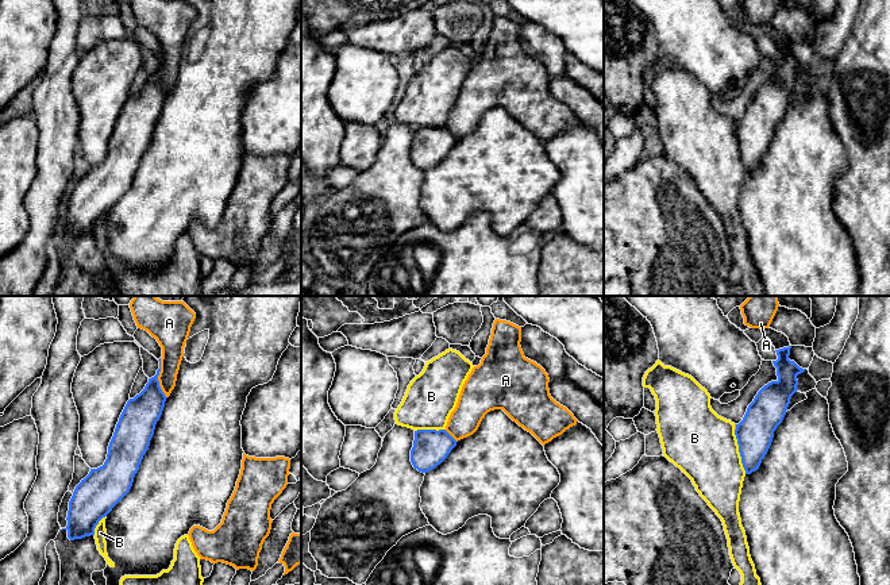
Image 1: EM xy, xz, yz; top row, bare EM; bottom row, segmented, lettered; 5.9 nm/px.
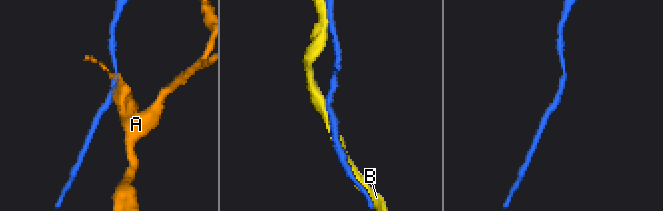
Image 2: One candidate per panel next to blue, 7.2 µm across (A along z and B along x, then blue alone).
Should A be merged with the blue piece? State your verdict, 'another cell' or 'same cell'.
another cell

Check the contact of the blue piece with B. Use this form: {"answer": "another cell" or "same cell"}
{"answer": "another cell"}

